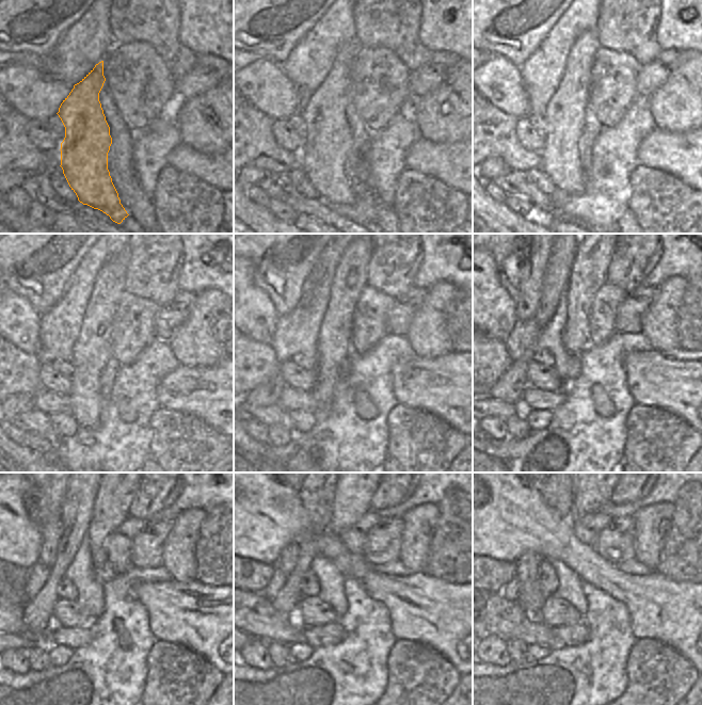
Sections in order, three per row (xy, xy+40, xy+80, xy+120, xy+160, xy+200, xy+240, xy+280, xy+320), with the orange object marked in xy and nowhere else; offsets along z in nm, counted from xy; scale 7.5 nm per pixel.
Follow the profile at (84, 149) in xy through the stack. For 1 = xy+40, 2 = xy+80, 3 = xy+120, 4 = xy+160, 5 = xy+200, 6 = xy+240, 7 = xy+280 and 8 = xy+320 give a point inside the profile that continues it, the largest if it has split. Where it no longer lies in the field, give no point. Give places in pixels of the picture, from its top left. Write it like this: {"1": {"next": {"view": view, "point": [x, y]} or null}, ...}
{"1": {"next": {"view": "xy+40", "point": [328, 142]}}, "2": {"next": {"view": "xy+80", "point": [565, 114]}}, "3": {"next": {"view": "xy+120", "point": [90, 354]}}, "4": {"next": {"view": "xy+160", "point": [334, 341]}}, "5": {"next": {"view": "xy+200", "point": [588, 273]}}, "6": {"next": {"view": "xy+240", "point": [115, 494]}}, "7": {"next": {"view": "xy+280", "point": [353, 494]}}, "8": {"next": {"view": "xy+320", "point": [589, 494]}}}

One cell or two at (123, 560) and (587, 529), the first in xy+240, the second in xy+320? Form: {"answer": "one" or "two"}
{"answer": "one"}

